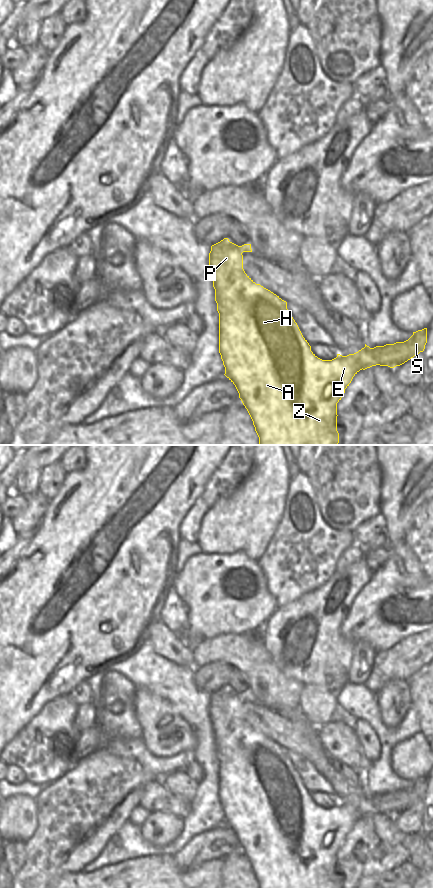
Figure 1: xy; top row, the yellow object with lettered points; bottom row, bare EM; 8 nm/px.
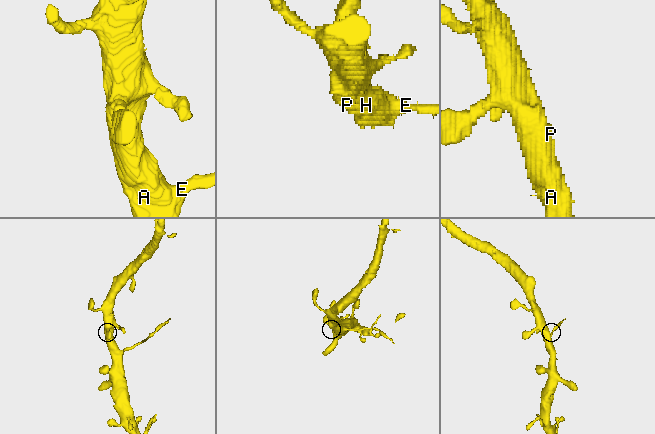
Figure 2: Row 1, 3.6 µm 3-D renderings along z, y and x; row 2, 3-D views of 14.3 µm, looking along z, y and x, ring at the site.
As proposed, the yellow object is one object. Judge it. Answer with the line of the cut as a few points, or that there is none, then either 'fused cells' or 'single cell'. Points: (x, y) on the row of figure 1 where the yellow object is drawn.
cut in xy along (347, 355), (353, 356), (362, 368); fused cells

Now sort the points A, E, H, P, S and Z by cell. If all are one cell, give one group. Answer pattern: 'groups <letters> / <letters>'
groups A E H P Z / S

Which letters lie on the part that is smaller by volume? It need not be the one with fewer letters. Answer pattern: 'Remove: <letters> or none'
Remove: S.

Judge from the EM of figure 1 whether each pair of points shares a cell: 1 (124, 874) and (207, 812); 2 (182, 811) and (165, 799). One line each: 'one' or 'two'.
1: two
2: one

